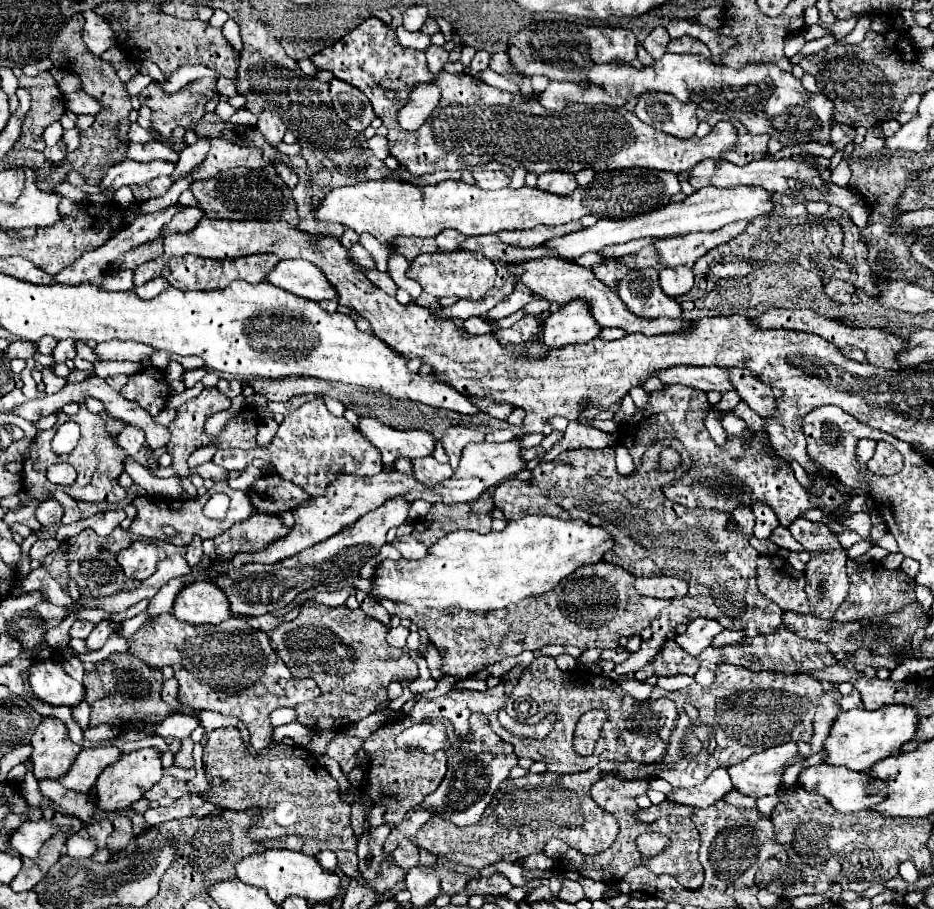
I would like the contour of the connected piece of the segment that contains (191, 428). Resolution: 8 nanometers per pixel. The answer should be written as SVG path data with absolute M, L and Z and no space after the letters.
M204 388L200 396L184 402L180 408L176 408L176 418L168 424L168 430L170 430L170 442L168 442L168 454L172 456L172 464L170 468L178 474L178 476L188 476L190 470L188 470L188 456L200 448L200 446L206 446L206 444L212 444L210 436L204 432L204 420L220 410L226 410L230 408L230 398L220 394L218 388Z

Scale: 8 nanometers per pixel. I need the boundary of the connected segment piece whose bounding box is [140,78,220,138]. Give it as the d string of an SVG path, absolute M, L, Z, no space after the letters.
M200 78L194 80L192 84L188 84L186 88L174 92L174 94L166 94L162 92L162 88L158 86L158 82L152 82L146 90L140 92L140 102L152 108L152 126L162 134L162 136L172 136L174 128L180 126L184 130L188 128L196 128L196 124L204 118L206 114L206 102L220 98L220 94L216 92L216 78Z

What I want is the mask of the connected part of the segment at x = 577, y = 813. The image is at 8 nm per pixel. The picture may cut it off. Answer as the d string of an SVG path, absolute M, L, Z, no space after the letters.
M600 762L594 768L578 774L544 772L506 780L494 794L494 800L486 806L486 812L478 824L470 828L454 828L454 824L446 824L446 820L432 816L416 834L416 842L420 848L444 858L450 864L472 868L484 868L500 860L524 860L530 854L544 852L546 842L552 838L560 838L582 854L598 854L614 844L618 836L618 822L592 800L590 786L610 770L616 770L623 779L630 780L656 776L660 768L662 766L656 764Z

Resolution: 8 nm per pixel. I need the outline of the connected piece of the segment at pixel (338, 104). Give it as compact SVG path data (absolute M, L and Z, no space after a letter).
M334 78L330 82L330 96L338 118L354 132L362 132L376 118L370 100L362 92L358 92L358 88L350 88L350 84L342 80Z

